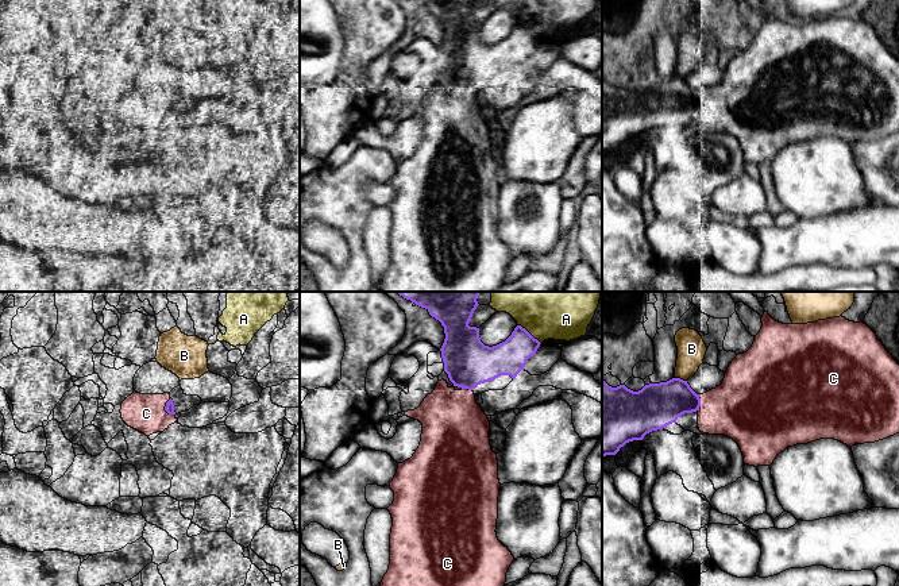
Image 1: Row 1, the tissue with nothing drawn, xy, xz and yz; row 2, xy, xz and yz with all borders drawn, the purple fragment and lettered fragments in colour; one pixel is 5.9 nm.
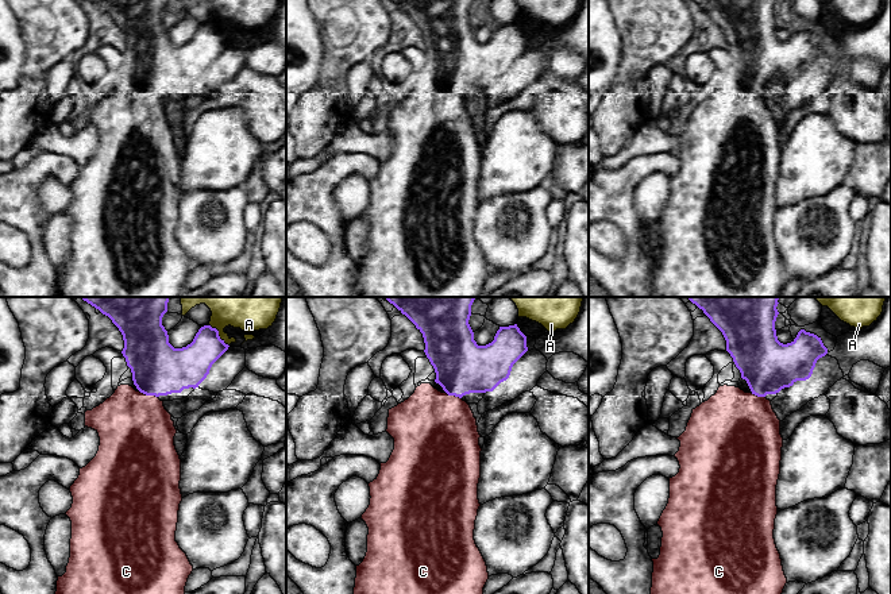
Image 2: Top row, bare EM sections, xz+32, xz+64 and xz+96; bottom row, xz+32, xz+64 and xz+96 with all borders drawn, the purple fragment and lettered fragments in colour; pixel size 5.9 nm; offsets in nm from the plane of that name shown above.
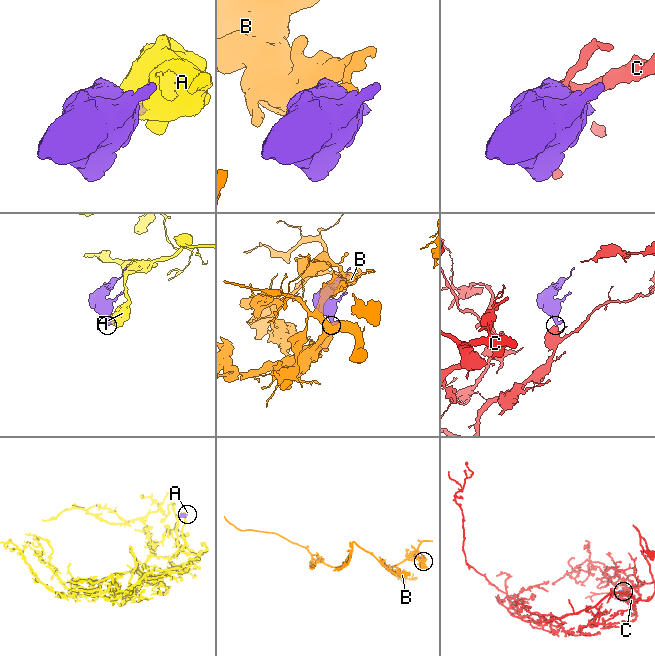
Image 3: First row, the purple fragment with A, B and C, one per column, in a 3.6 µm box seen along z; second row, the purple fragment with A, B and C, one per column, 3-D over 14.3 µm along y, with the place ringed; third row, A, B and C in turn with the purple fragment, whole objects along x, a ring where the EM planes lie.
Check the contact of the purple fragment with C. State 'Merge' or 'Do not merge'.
Merge

